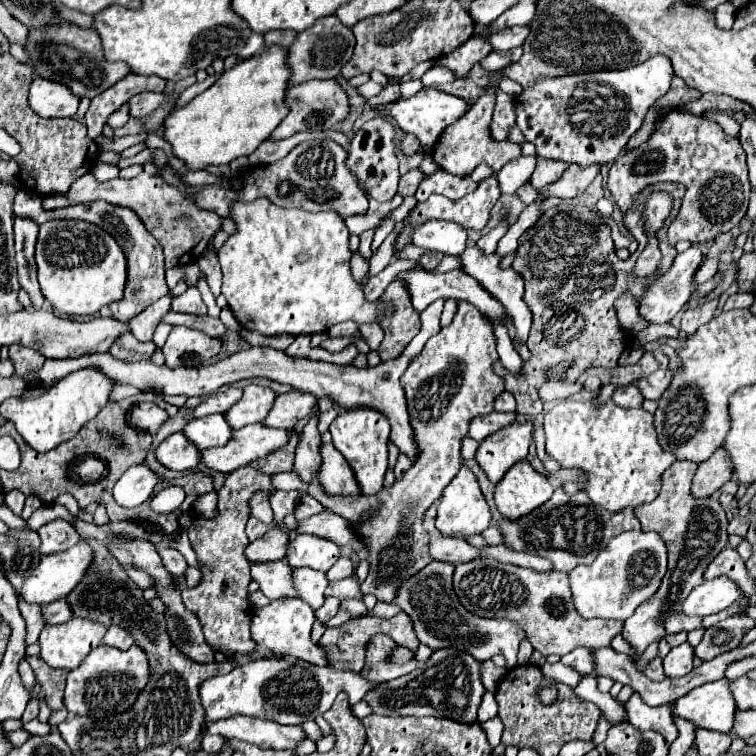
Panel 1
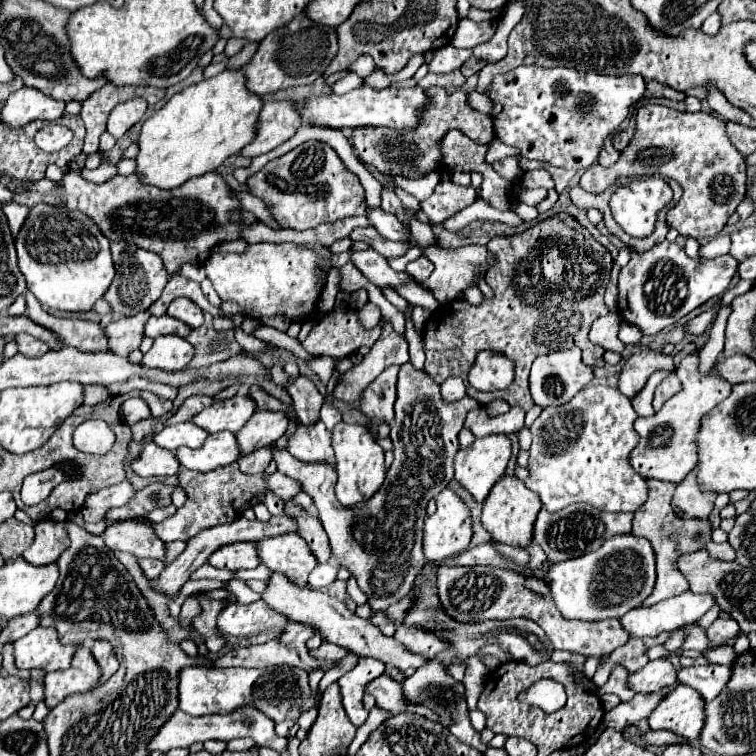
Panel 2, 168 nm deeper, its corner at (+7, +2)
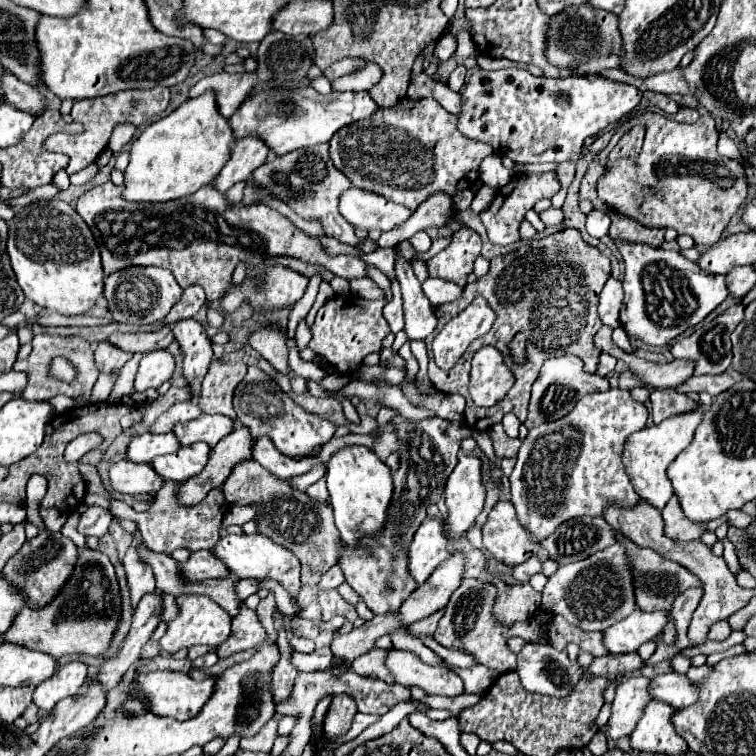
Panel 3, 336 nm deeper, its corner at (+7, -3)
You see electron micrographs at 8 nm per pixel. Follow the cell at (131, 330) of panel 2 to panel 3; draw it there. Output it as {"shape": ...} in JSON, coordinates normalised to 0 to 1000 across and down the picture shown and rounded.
{"shape":[[[132,452],[127,466],[124,466],[124,479],[130,484],[132,492],[156,492],[169,476],[175,474],[172,466],[161,466],[153,458],[148,458],[146,452]]]}

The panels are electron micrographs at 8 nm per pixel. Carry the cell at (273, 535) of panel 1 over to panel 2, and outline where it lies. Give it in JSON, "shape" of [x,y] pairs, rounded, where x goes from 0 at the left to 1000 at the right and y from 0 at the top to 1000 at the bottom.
{"shape":[[[331,716],[296,721],[288,729],[283,729],[275,742],[283,750],[304,753],[304,755],[312,755],[312,753],[339,753],[344,747],[341,731],[336,731],[336,718],[331,718]]]}

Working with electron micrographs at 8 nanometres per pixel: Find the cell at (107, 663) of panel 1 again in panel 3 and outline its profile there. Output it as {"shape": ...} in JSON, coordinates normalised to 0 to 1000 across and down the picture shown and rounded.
{"shape":[[[93,876],[79,881],[69,897],[53,902],[45,913],[45,931],[53,939],[69,939],[82,923],[98,921],[111,905],[116,881],[108,876]]]}

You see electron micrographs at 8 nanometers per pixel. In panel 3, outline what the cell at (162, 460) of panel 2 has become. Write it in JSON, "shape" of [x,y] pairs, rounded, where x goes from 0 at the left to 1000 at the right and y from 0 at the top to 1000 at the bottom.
{"shape":[[[169,608],[151,611],[143,622],[146,648],[161,653],[204,653],[214,646],[217,635],[198,622],[196,614],[177,614]]]}

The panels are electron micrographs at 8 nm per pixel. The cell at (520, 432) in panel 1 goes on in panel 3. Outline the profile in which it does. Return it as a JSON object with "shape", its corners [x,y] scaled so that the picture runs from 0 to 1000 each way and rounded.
{"shape":[[[611,601],[601,624],[590,635],[587,659],[593,683],[585,688],[585,696],[593,714],[608,712],[638,677],[643,651],[638,643],[635,616],[638,614],[632,606]]]}

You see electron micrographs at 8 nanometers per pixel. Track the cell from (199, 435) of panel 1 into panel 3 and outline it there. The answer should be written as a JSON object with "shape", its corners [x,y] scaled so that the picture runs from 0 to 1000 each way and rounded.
{"shape":[[[228,571],[222,574],[185,574],[180,577],[167,595],[167,608],[180,611],[180,614],[196,614],[198,606],[212,603],[212,601],[222,601],[238,593],[238,585],[230,579]]]}

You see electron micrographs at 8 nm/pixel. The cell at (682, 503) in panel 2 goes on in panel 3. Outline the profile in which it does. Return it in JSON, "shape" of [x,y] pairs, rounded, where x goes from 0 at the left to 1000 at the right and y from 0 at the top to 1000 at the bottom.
{"shape":[[[889,656],[886,664],[881,667],[881,672],[876,675],[876,688],[878,688],[878,706],[886,714],[902,714],[902,717],[923,714],[926,706],[934,701],[934,693],[913,690],[902,680],[902,672],[899,672],[894,656]]]}

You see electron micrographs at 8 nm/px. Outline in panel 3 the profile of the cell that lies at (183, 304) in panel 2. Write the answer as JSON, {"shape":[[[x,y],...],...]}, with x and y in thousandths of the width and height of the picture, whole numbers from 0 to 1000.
{"shape":[[[257,421],[233,426],[228,439],[243,471],[241,497],[249,505],[251,521],[259,526],[265,521],[267,503],[280,479],[280,455],[270,439],[270,431]]]}

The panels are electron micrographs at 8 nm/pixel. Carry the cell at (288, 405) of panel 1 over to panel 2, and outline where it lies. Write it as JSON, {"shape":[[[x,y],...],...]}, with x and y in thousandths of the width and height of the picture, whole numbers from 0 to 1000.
{"shape":[[[347,541],[347,546],[339,544],[312,575],[317,589],[317,602],[365,586],[365,581],[373,578],[378,567],[381,567],[378,546],[357,546],[357,541]]]}

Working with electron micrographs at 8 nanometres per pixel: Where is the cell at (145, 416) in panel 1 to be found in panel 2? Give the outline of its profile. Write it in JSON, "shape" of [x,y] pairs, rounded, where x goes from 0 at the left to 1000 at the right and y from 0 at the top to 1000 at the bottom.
{"shape":[[[176,525],[167,529],[161,534],[159,544],[161,544],[164,560],[168,560],[171,563],[201,550],[193,532],[184,525]]]}

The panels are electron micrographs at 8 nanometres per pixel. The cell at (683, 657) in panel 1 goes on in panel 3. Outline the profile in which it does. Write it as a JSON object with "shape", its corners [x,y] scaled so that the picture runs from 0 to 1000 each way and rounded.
{"shape":[[[849,892],[833,894],[825,899],[817,913],[815,923],[810,926],[810,944],[804,950],[804,966],[802,966],[802,979],[820,979],[823,974],[831,974],[844,950],[849,947],[852,934],[860,929],[857,921],[857,905],[860,899],[852,897]]]}

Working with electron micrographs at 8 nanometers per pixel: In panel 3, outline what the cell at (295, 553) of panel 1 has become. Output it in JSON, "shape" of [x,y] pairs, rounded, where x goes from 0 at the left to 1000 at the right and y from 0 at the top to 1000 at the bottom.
{"shape":[[[317,706],[317,709],[294,709],[286,722],[280,725],[283,735],[288,735],[296,749],[317,767],[325,767],[325,765],[360,765],[365,767],[368,772],[373,772],[384,788],[392,794],[394,788],[394,780],[397,780],[397,743],[394,738],[381,728],[381,725],[373,725],[368,720],[362,720],[357,712],[347,709],[347,706],[336,706],[336,709],[325,709],[325,706]]]}

